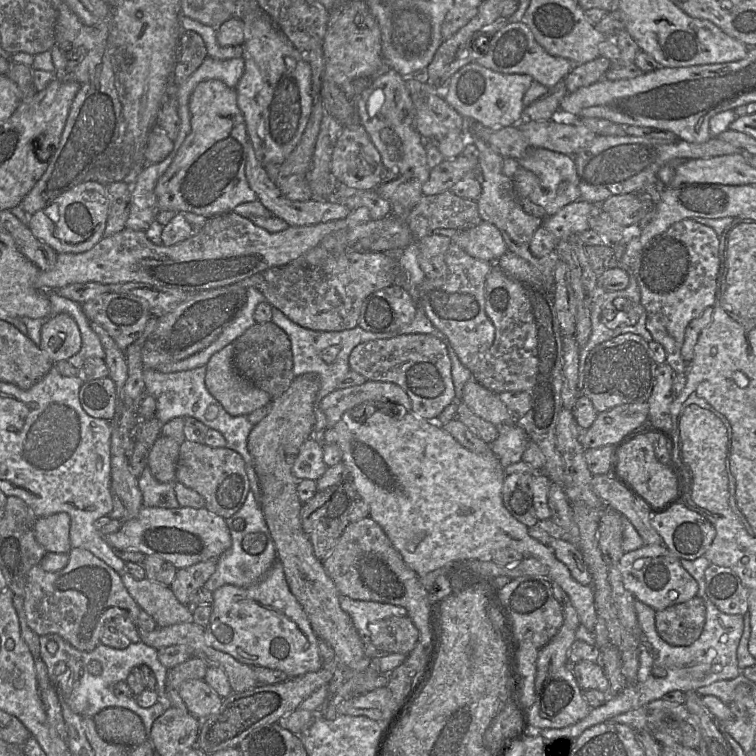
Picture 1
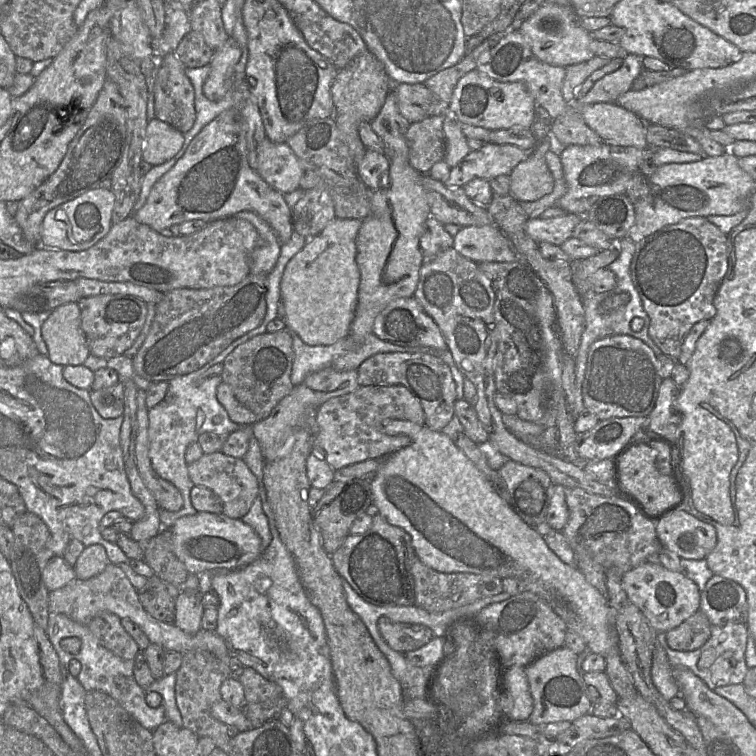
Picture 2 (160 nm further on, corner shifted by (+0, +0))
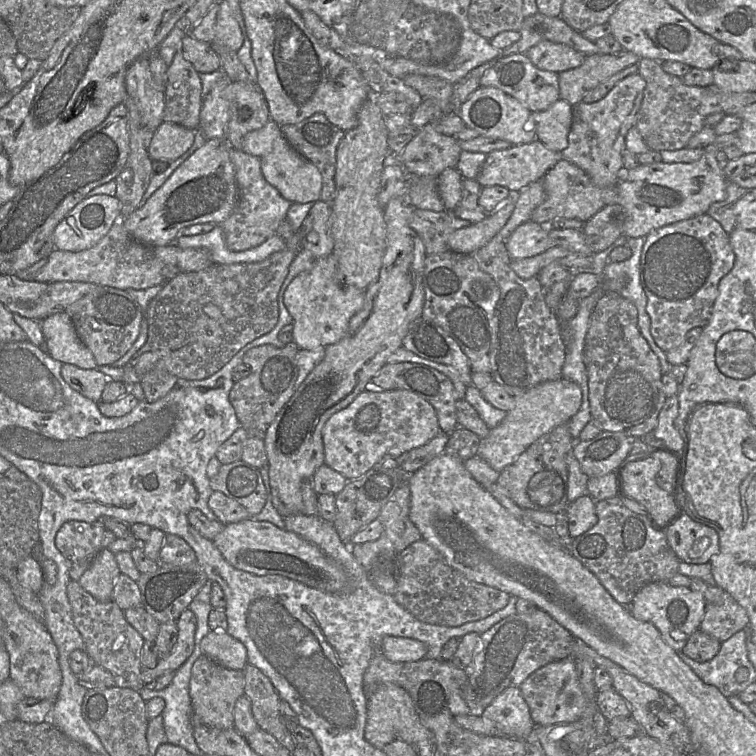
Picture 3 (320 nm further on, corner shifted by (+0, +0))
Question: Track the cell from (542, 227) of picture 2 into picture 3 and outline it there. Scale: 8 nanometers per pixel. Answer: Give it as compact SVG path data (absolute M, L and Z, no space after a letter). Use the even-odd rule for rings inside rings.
M533 221L519 226L506 242L511 260L534 257L553 247L556 245L549 237L548 226Z

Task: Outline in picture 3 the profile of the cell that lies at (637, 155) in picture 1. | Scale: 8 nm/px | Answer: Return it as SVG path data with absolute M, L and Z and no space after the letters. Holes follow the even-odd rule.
M560 159L543 178L545 200L532 213L530 221L540 225L550 224L557 218L577 219L586 223L606 205L618 203L617 186L600 188L573 163Z

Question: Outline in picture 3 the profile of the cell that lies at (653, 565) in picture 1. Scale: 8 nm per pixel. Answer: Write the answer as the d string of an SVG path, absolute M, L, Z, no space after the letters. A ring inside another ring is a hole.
M663 581L643 586L630 604L630 613L638 620L652 623L663 640L676 652L682 652L690 635L700 629L706 609L706 600L700 592Z

